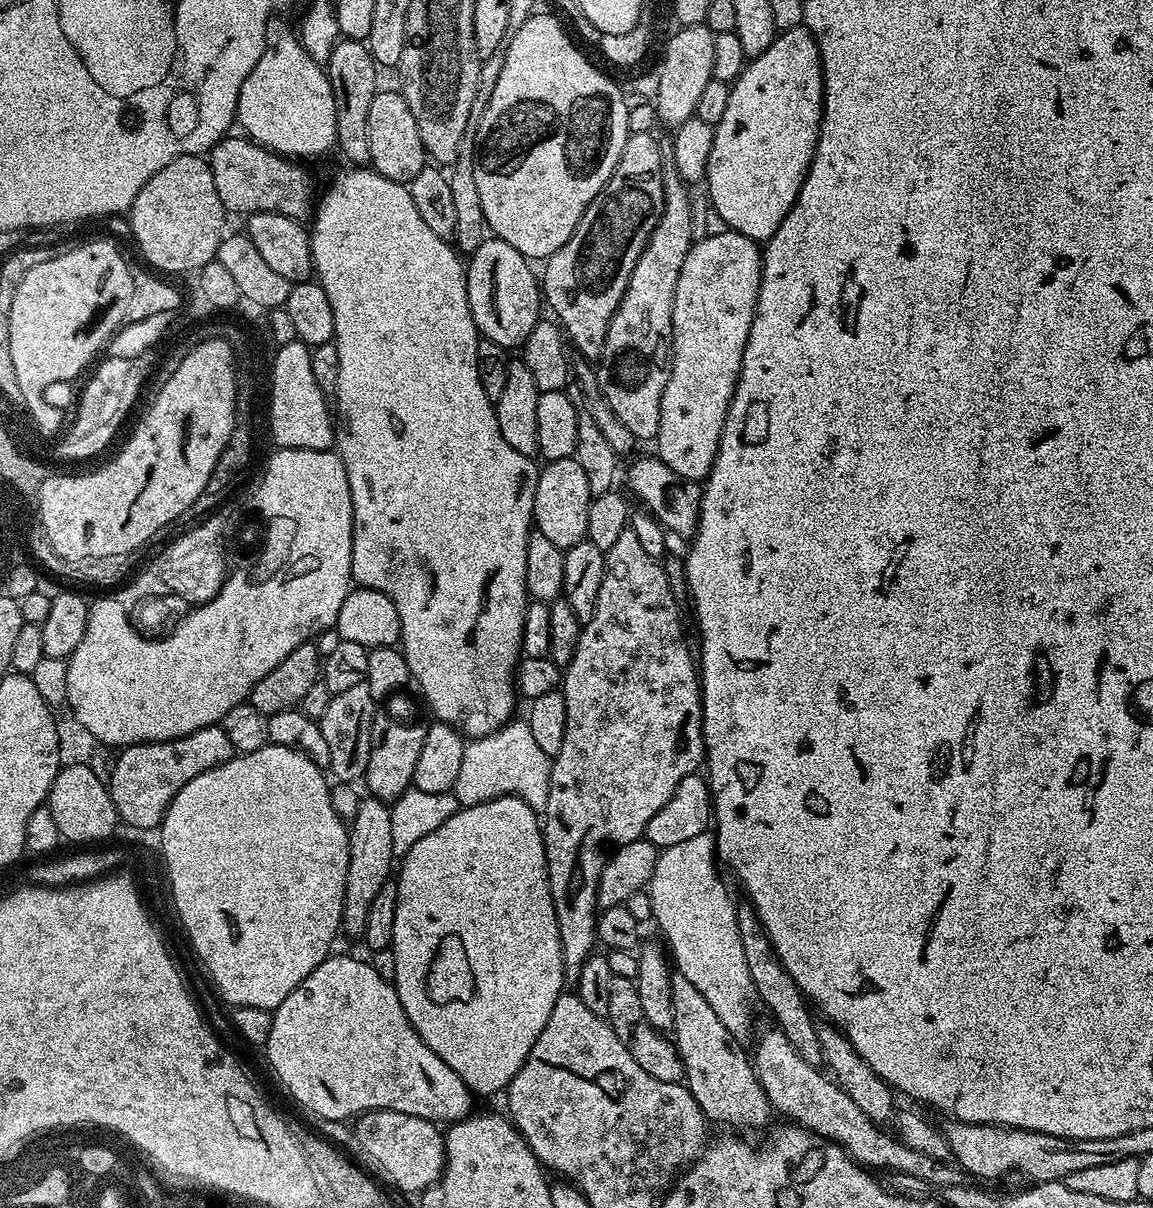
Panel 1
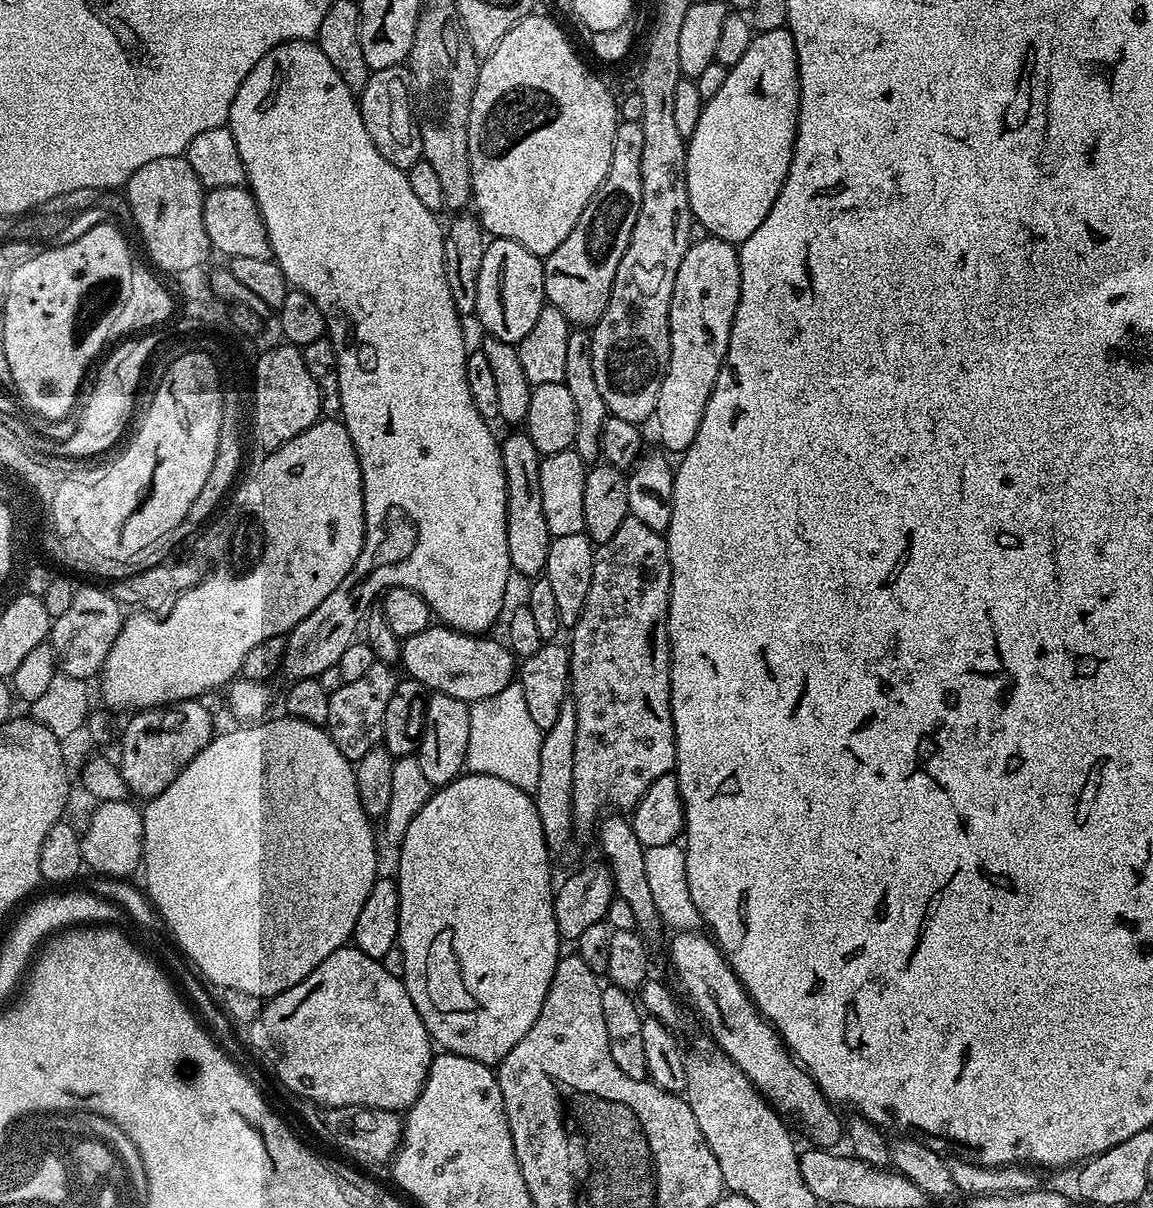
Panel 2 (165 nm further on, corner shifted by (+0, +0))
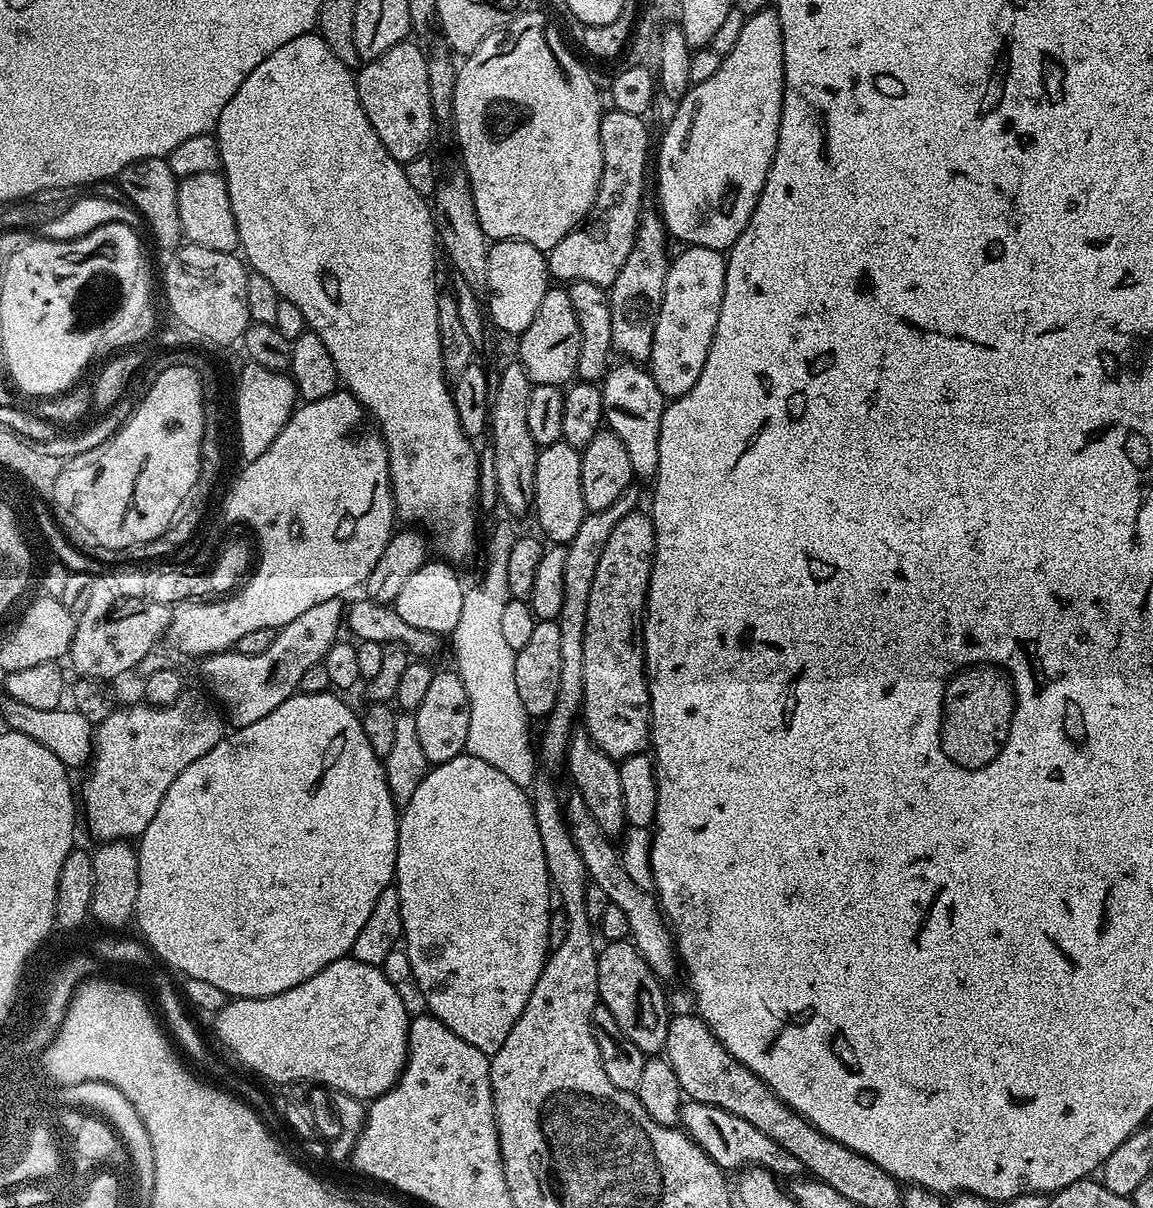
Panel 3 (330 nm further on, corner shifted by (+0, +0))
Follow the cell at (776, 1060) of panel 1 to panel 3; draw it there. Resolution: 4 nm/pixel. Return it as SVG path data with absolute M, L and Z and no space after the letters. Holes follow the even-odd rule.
M575 794L569 796L569 800L565 799L562 804L564 821L568 826L570 838L585 863L589 881L605 892L610 904L619 906L622 914L626 914L626 922L630 922L628 934L632 945L640 951L655 976L668 982L675 974L676 968L678 972L678 957L670 925L660 910L660 901L651 891L634 886L630 874L626 874L626 870L620 865L617 845L600 829L598 822L594 822L594 816L590 814L586 802L582 802L582 798Z

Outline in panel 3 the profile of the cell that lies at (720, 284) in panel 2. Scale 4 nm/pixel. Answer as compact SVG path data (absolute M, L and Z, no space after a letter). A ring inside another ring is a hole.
M691 246L680 251L684 252L677 256L675 253L668 265L650 357L652 377L658 390L666 398L686 394L690 386L698 382L698 374L702 374L702 366L706 366L706 354L718 326L718 314L722 310L722 294L726 286L724 252Z

